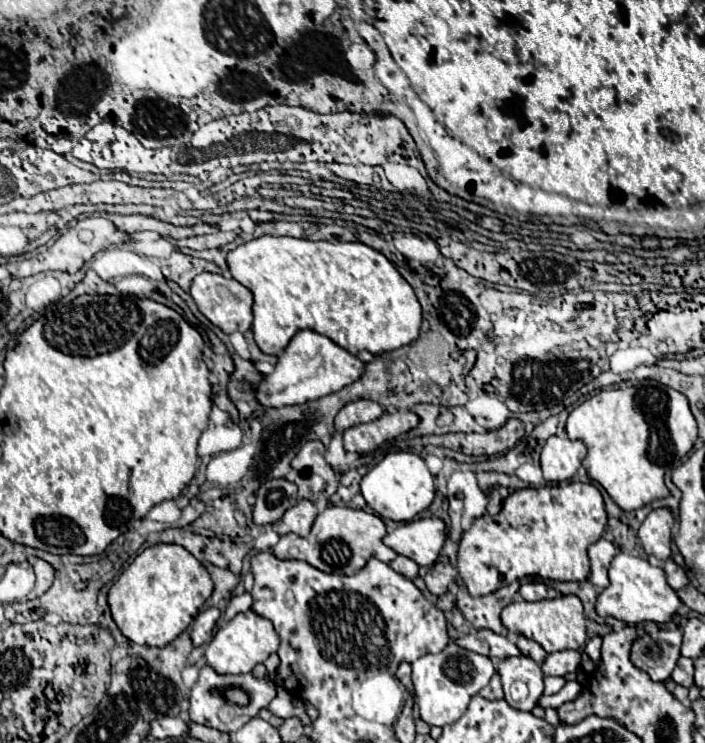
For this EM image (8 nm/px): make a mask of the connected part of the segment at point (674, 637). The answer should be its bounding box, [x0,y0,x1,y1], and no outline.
[631,630,681,682]

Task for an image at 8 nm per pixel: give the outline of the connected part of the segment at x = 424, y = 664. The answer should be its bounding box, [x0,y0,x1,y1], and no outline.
[411,642,495,726]

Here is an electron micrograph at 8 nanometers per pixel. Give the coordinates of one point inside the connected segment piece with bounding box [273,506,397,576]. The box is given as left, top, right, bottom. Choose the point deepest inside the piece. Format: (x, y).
(342, 540)

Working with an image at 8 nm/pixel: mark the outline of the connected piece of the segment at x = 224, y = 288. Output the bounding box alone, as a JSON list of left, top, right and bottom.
[189,272,253,334]

